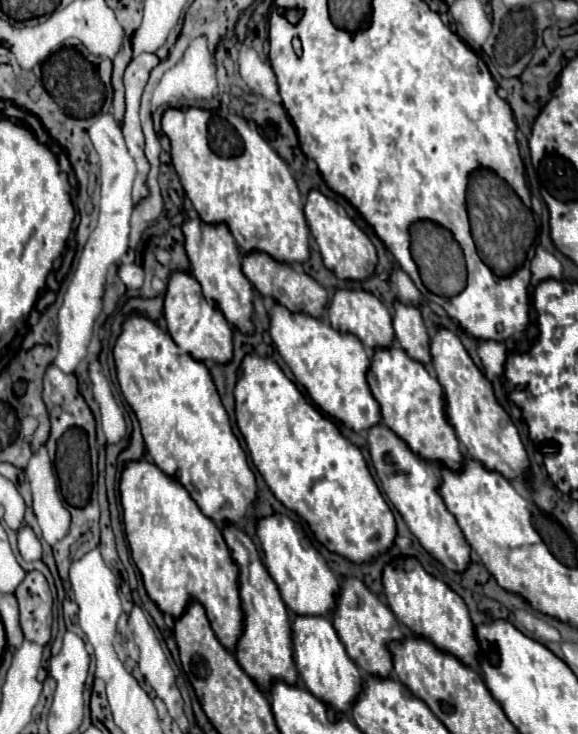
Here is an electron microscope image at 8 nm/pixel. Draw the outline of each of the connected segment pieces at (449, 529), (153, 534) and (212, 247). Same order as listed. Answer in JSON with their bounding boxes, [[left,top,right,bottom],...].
[[368,424,470,572],[120,460,240,650],[182,216,254,334]]

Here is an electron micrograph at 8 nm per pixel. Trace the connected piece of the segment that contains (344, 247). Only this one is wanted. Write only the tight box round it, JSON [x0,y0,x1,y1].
[304,190,378,280]

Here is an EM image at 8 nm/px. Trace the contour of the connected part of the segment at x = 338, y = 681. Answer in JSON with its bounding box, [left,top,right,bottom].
[292,616,360,712]

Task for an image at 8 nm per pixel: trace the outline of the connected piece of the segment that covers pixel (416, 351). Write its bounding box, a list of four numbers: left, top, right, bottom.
[392,300,428,364]

